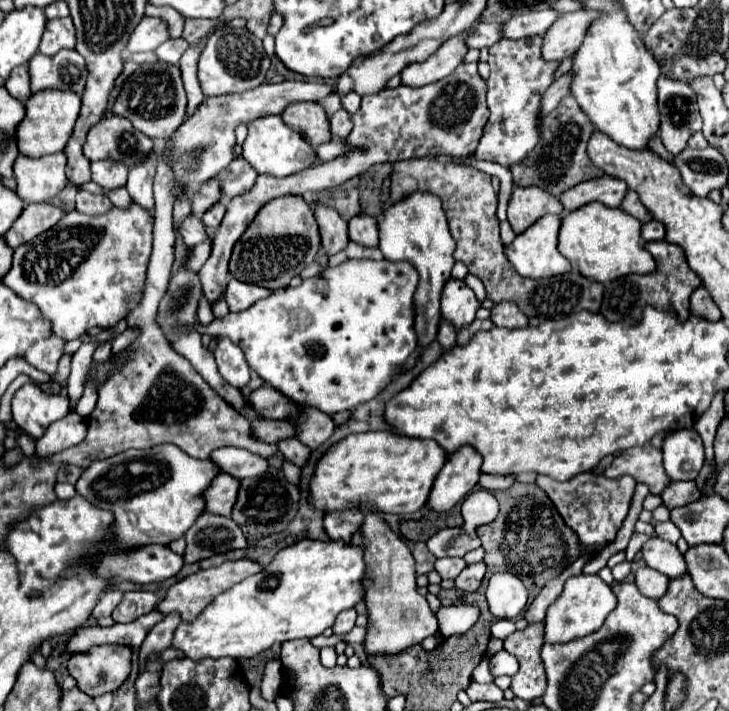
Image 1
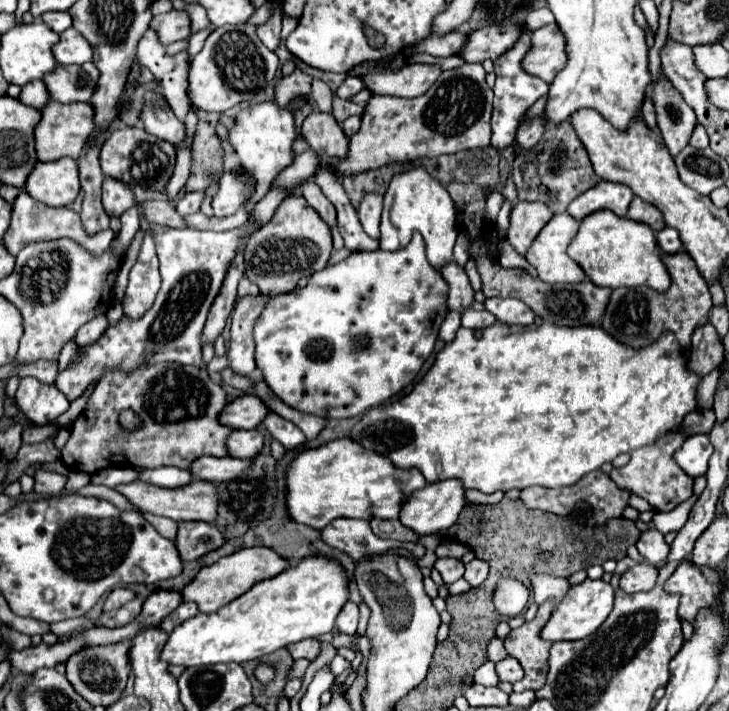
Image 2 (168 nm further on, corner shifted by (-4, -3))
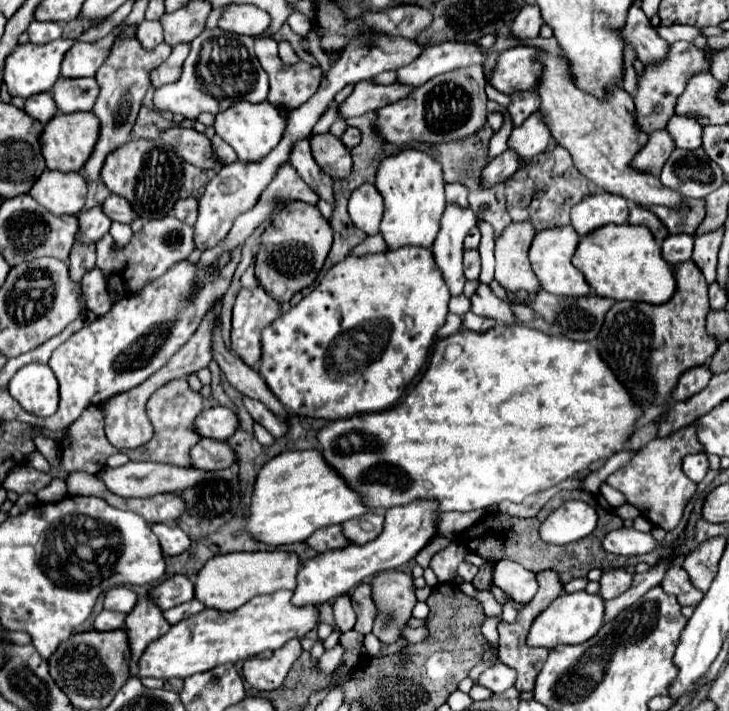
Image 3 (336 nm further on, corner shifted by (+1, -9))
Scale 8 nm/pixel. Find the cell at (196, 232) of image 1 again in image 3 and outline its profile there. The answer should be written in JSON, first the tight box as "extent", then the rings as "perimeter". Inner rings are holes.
{"extent":[101,193,137,223],"perimeter":[[[113,193],[103,201],[101,207],[103,207],[105,215],[109,215],[109,219],[119,221],[119,223],[131,223],[137,217],[137,215],[133,215],[133,209],[129,207],[129,201],[121,199],[119,195],[113,195]]]}

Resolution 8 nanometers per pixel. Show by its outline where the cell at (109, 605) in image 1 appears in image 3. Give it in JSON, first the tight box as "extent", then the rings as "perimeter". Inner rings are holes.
{"extent":[105,587,137,615],"perimeter":[[[111,587],[105,593],[105,609],[109,611],[119,611],[127,615],[135,603],[137,603],[137,595],[127,587]]]}

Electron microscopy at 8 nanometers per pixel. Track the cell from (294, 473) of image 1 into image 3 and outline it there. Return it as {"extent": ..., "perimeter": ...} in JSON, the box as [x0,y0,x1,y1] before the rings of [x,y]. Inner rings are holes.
{"extent":[253,423,275,447],"perimeter":[[[255,423],[255,425],[253,425],[253,433],[255,433],[257,441],[259,441],[261,445],[265,445],[265,447],[267,447],[267,445],[273,445],[273,441],[275,441],[275,439],[273,439],[273,435],[271,435],[263,425],[259,425],[259,423]]]}

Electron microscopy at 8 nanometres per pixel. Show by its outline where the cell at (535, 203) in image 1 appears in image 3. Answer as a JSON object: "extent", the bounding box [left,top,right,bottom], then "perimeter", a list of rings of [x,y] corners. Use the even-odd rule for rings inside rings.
{"extent":[495,223,541,293],"perimeter":[[[511,223],[495,243],[495,279],[511,293],[539,293],[541,283],[531,271],[527,251],[535,237],[529,223]]]}

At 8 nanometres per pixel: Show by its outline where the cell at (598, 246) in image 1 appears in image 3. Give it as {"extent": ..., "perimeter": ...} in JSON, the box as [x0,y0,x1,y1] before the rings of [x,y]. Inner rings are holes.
{"extent":[573,227,675,305],"perimeter":[[[601,227],[589,239],[581,239],[573,255],[573,265],[585,275],[593,293],[615,301],[645,301],[653,305],[667,303],[675,293],[673,267],[661,257],[661,247],[647,227]]]}

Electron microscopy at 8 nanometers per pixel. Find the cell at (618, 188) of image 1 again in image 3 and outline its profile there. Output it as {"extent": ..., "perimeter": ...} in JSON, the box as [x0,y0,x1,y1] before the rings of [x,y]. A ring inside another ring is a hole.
{"extent":[571,193,629,237],"perimeter":[[[595,193],[587,195],[571,211],[571,225],[583,237],[607,223],[625,223],[629,217],[629,203],[621,195]]]}

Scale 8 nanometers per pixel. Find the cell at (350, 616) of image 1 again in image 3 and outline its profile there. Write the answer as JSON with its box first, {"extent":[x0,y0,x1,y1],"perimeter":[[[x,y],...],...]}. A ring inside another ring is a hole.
{"extent":[333,595,355,631],"perimeter":[[[341,595],[333,603],[333,615],[335,615],[335,625],[341,631],[349,631],[355,625],[355,611],[351,607],[351,599],[347,595]]]}

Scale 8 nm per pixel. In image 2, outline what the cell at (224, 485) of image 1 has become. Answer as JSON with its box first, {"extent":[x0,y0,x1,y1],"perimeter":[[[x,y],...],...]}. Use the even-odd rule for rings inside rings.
{"extent":[116,479,218,521],"perimeter":[[[194,479],[190,485],[182,487],[182,489],[158,489],[154,485],[146,485],[142,481],[134,481],[134,485],[122,485],[122,489],[116,489],[122,495],[126,495],[140,511],[152,513],[152,515],[162,515],[162,517],[170,517],[174,521],[216,521],[218,515],[218,491],[216,485],[210,481],[200,481]]]}

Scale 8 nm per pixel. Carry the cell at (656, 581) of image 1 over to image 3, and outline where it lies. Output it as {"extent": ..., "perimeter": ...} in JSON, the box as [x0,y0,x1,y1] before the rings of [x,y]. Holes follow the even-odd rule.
{"extent":[599,569,633,601],"perimeter":[[[611,569],[611,571],[605,571],[599,579],[599,597],[603,597],[605,601],[607,599],[613,599],[621,593],[625,593],[629,589],[629,583],[633,581],[631,579],[633,575],[625,569]]]}

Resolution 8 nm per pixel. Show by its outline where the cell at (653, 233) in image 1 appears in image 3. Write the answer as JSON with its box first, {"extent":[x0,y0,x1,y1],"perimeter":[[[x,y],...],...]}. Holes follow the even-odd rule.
{"extent":[661,233,693,265],"perimeter":[[[685,233],[667,235],[661,249],[663,249],[663,259],[669,265],[679,265],[683,261],[689,261],[693,251],[693,235],[685,235]]]}

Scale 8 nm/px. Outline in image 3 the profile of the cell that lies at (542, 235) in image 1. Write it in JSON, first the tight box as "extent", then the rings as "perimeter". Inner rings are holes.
{"extent":[529,225,589,297],"perimeter":[[[571,225],[567,227],[551,227],[549,231],[539,231],[533,239],[533,245],[529,249],[529,259],[533,273],[541,281],[541,287],[553,295],[565,295],[565,297],[583,297],[589,295],[589,285],[579,269],[573,267],[571,257],[579,245],[579,235],[573,231]]]}

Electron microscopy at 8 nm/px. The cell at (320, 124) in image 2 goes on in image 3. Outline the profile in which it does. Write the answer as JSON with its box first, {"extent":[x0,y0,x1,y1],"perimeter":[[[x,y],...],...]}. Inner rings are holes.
{"extent":[311,133,353,179],"perimeter":[[[331,133],[311,137],[313,159],[321,167],[321,171],[333,179],[345,179],[351,175],[353,159],[351,151]]]}

